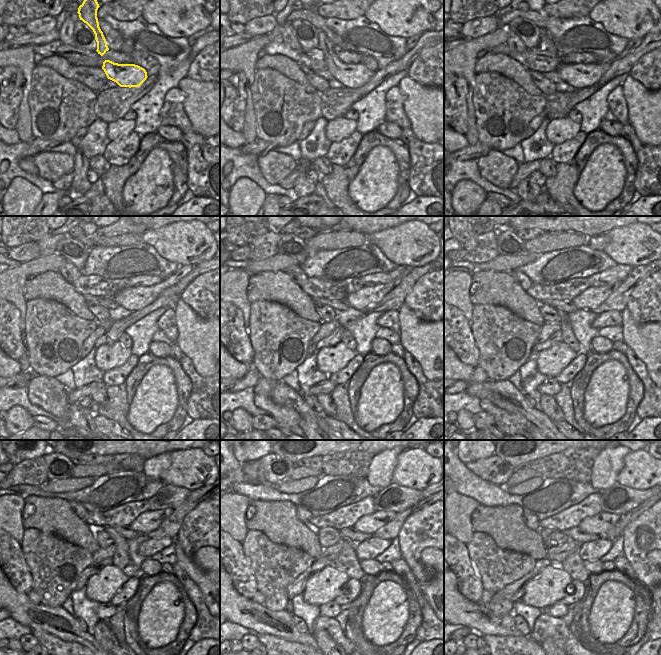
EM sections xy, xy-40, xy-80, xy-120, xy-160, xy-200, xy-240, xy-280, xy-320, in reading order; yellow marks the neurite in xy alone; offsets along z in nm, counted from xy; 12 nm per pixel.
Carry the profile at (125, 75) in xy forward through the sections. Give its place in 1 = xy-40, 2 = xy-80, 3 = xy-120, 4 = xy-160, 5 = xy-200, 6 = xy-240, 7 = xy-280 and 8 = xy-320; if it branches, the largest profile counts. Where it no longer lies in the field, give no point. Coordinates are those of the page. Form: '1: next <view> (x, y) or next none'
1: next xy-40 (350, 75)
2: next xy-80 (579, 76)
3: next xy-120 (134, 299)
4: next xy-160 (366, 296)
5: next xy-200 (591, 297)
6: next xy-240 (148, 521)
7: next xy-280 (369, 524)
8: next xy-320 (599, 524)

